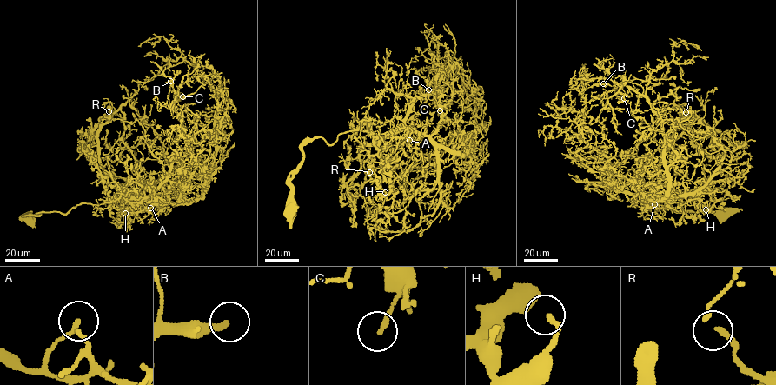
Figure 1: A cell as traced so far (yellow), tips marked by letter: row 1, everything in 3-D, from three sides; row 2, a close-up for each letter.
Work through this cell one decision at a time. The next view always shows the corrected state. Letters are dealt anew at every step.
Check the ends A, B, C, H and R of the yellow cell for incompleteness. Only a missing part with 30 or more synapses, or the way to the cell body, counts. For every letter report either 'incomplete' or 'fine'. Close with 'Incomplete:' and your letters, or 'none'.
A: fine
B: incomplete
C: fine
H: fine
R: fine
Incomplete: B

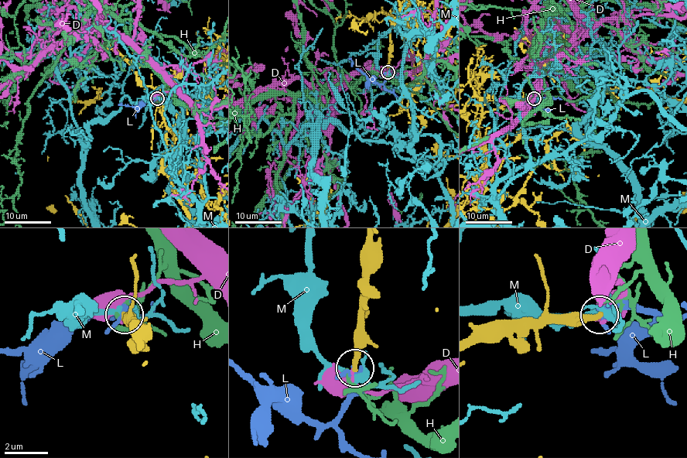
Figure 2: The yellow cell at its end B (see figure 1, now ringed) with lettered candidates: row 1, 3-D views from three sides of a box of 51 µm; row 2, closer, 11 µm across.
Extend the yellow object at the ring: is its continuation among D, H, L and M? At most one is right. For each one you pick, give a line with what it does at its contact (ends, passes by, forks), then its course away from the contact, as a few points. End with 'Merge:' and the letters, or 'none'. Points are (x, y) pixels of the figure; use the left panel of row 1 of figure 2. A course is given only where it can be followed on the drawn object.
L: it ends; course (156, 98), (132, 106), (118, 105)
Merge: L

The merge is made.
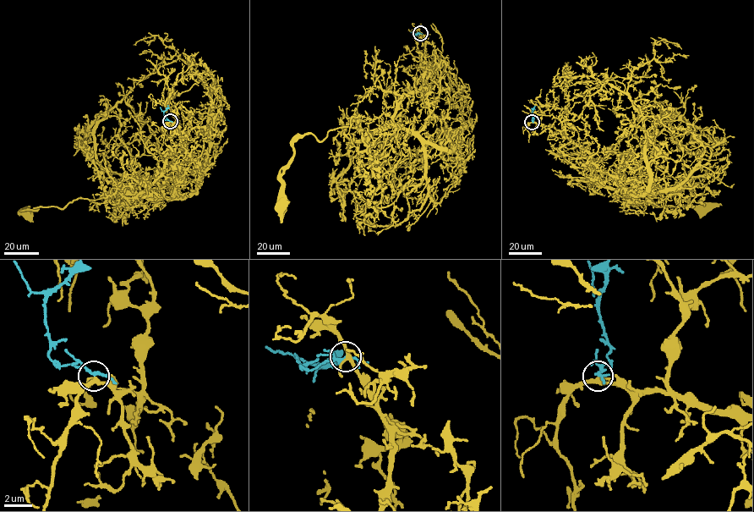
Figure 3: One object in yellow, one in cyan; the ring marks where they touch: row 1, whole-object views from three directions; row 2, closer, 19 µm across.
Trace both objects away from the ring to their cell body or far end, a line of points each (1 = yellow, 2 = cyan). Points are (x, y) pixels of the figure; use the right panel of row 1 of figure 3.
1: (532, 122), (578, 143), (590, 156), (594, 177), (630, 191), (625, 196), (640, 202), (635, 205), (702, 210)
2: (532, 122), (535, 106)

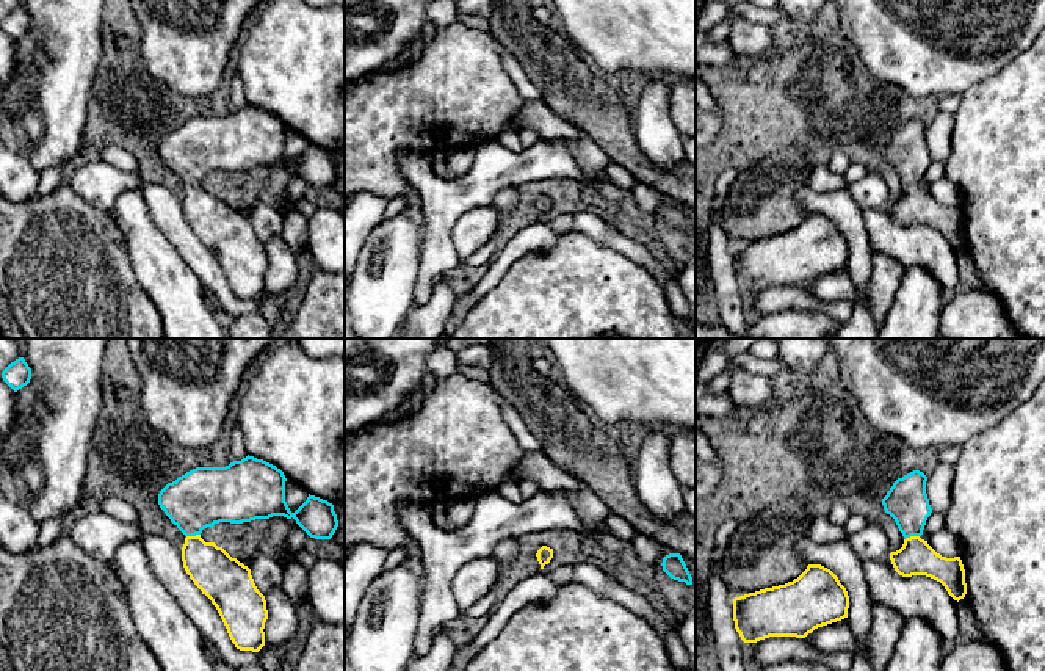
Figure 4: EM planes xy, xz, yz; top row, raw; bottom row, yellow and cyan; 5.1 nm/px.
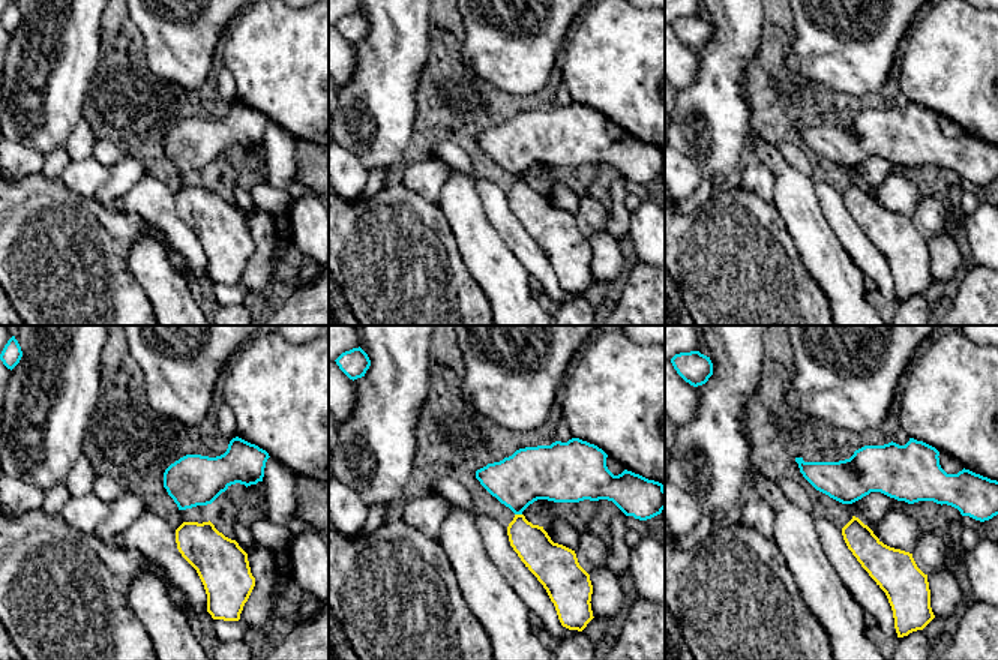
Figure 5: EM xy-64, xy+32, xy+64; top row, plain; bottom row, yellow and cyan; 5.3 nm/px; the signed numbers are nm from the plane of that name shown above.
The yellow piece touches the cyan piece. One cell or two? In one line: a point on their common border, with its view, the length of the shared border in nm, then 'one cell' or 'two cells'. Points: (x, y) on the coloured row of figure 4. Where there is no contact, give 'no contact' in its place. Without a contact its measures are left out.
xy (193, 536) | 70 nm | one cell

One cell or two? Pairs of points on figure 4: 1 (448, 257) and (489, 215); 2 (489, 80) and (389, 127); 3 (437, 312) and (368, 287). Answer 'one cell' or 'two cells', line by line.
1: two cells
2: one cell
3: two cells

